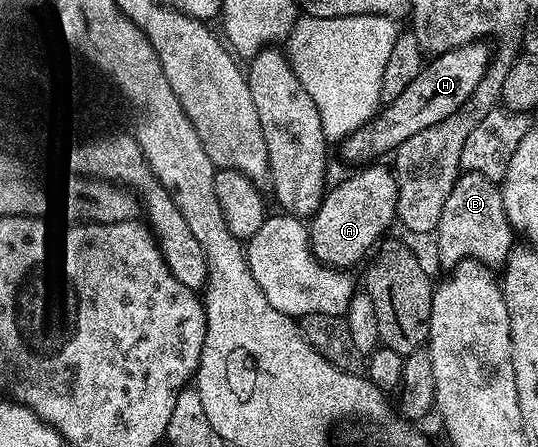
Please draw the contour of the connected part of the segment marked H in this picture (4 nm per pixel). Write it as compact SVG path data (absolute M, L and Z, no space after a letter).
M486 41L470 42L464 46L453 48L444 54L436 54L424 65L409 88L392 102L386 103L371 121L367 122L357 132L343 139L341 149L343 158L355 164L371 164L382 154L390 155L398 150L409 136L417 136L417 132L425 132L425 128L433 128L433 124L441 124L453 112L457 112L473 96L473 92L487 75L487 68L491 64L493 50Z

